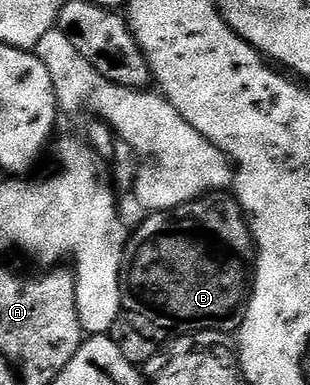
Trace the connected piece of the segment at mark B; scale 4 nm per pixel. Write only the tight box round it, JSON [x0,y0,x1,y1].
[123,193,253,333]

